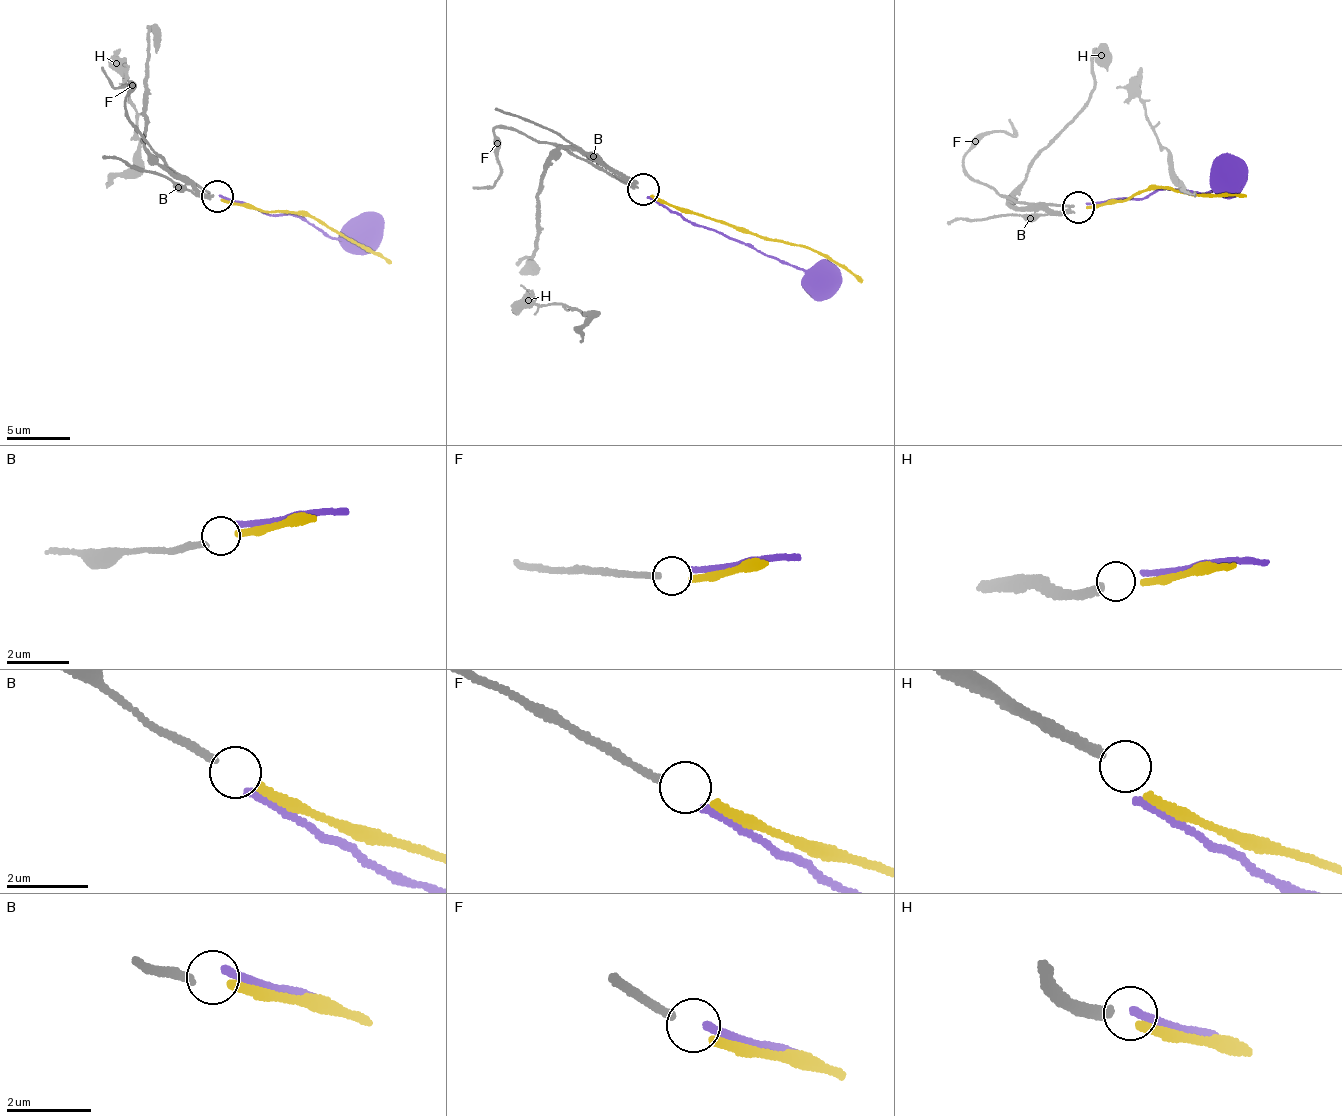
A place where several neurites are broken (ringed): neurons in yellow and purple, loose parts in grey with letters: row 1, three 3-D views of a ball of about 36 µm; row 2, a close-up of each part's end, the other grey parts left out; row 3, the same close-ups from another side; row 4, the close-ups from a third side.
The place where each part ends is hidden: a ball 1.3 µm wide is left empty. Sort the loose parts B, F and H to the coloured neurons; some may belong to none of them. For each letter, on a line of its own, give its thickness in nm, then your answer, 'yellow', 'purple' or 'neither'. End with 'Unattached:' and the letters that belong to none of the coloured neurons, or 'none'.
B: calibre 180 nm; neither
F: calibre 170 nm; neither
H: calibre 260 nm; neither
Unattached: B, F, H

